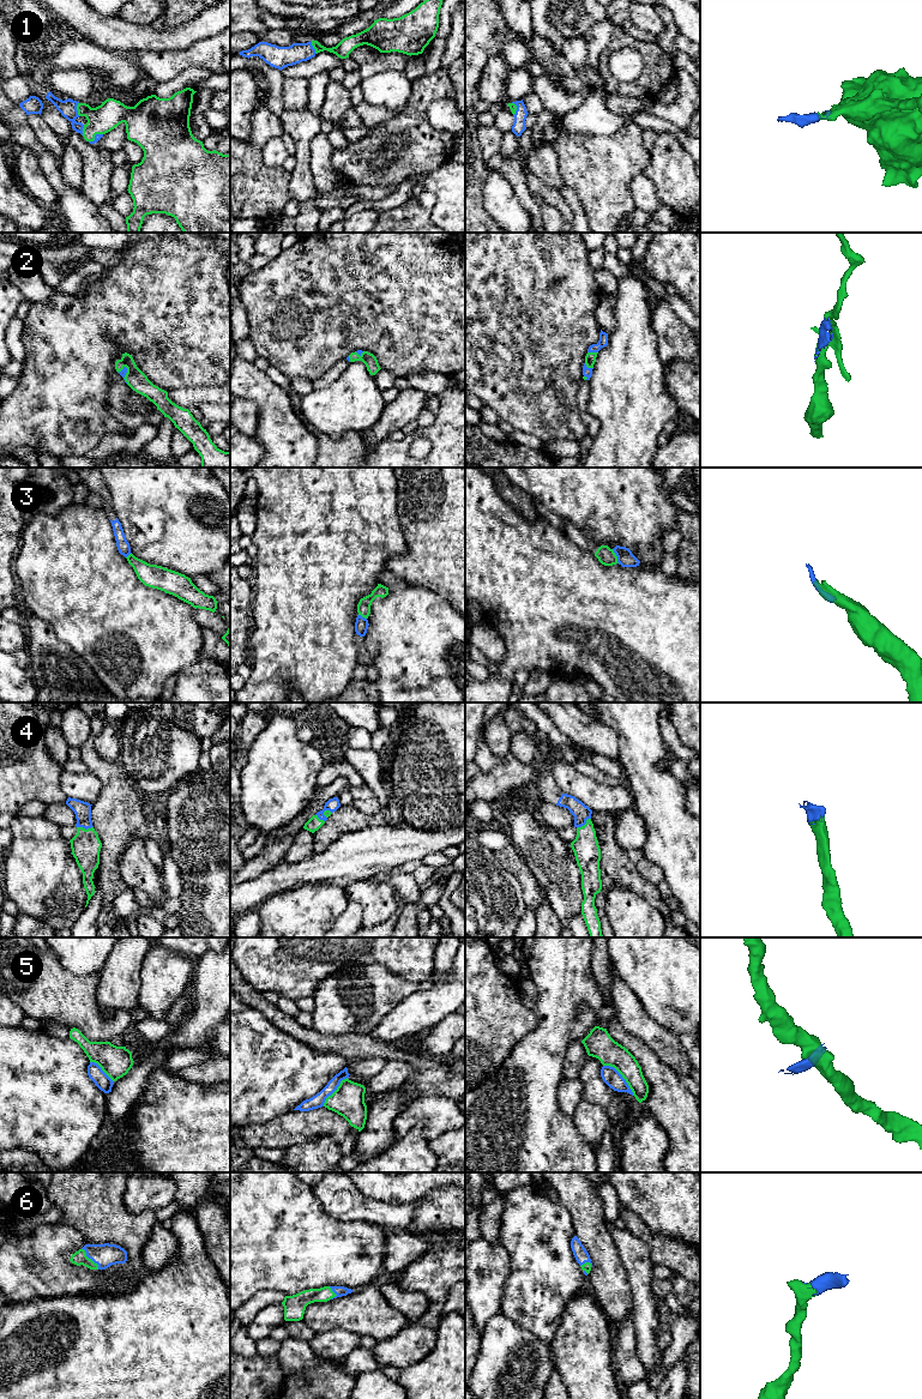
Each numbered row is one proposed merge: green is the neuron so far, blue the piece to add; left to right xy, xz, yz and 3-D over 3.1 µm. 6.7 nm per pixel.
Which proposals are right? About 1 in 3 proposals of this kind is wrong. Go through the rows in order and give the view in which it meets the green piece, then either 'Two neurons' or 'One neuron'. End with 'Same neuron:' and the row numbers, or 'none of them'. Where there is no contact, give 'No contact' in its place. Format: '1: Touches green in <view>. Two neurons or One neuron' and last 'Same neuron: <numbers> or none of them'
1: Touches green in xy. One neuron
2: Touches green in yz. One neuron
3: Touches green in yz. Two neurons
4: Touches green in xy. One neuron
5: Touches green in yz. Two neurons
6: Touches green in xy. One neuron
Same neuron: 1, 2, 4, 6

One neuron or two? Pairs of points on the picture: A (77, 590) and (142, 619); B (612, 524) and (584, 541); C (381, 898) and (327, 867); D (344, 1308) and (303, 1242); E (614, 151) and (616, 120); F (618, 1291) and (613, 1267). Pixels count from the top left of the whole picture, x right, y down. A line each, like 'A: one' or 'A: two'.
A: one
B: two
C: two
D: two
E: two
F: one

